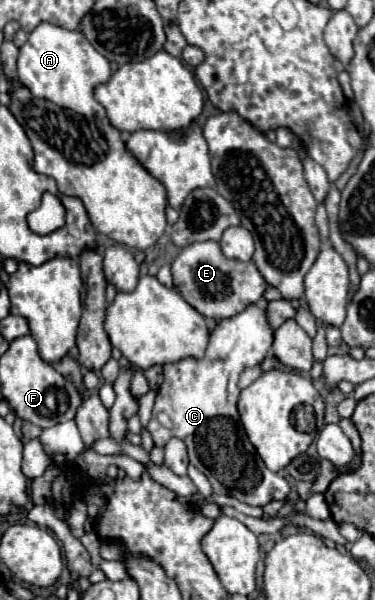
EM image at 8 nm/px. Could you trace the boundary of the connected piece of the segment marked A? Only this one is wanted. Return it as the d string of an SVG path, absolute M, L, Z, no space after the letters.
M41 23L33 29L27 43L19 49L17 61L19 81L41 99L47 99L59 107L71 109L81 115L93 115L103 119L105 109L95 99L93 91L111 77L109 61L95 51L95 47L85 39L81 31L69 31L51 23Z

